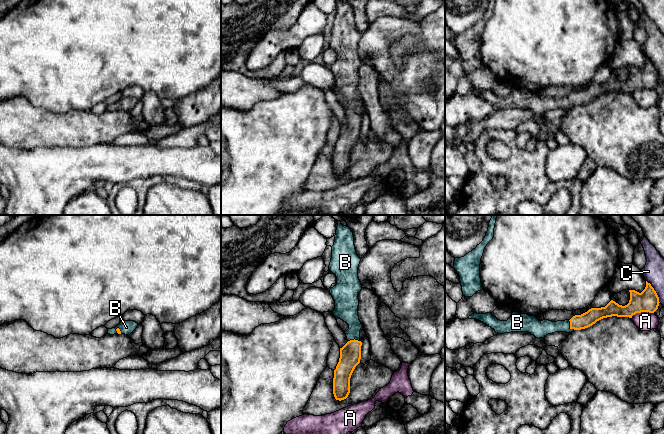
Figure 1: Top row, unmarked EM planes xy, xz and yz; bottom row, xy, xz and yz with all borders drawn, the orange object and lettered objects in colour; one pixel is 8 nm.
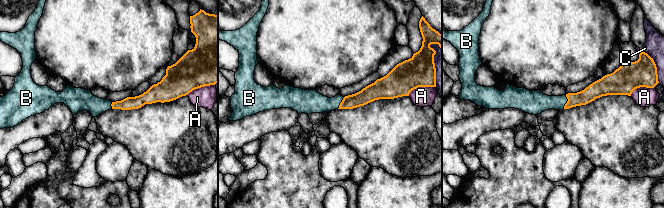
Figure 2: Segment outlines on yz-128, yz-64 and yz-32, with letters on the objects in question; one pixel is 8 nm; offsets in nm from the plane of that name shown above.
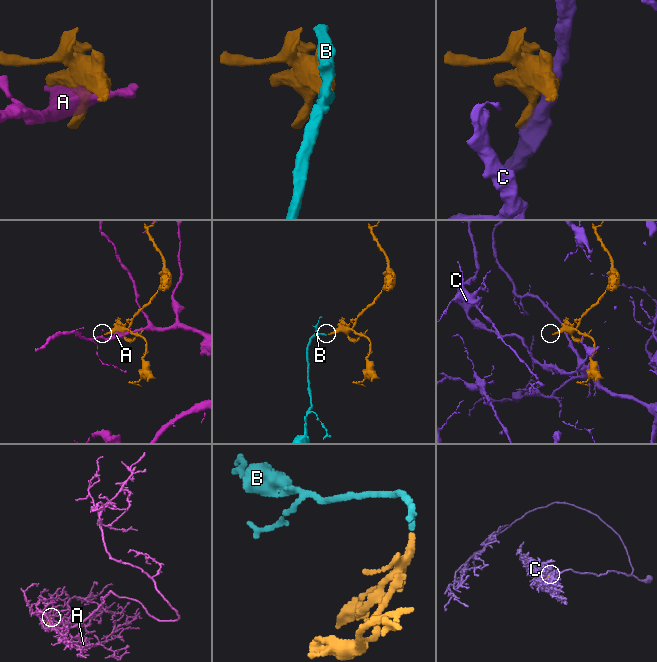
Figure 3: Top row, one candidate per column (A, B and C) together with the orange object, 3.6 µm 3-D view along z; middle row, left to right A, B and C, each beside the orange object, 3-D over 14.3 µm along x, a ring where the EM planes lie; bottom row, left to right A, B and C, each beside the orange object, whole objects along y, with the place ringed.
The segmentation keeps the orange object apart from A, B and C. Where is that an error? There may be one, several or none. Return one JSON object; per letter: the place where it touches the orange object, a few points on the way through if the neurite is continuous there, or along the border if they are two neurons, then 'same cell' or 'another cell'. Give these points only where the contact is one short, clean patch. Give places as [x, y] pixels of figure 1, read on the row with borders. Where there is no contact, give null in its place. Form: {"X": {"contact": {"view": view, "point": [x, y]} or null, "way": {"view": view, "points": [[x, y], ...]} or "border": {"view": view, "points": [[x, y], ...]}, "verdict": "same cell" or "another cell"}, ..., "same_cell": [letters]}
{"A": {"contact": {"view": "yz", "point": [641, 311]}, "verdict": "another cell"}, "B": {"contact": {"view": "yz", "point": [570, 326]}, "way": {"view": "yz", "points": [[587, 319], [570, 326], [554, 326], [539, 329]]}, "verdict": "same cell"}, "C": {"contact": {"view": "yz", "point": [655, 291]}, "verdict": "another cell"}, "same_cell": ["B"]}

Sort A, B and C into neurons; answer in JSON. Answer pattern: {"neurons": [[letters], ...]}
{"neurons": [["A"], ["B"], ["C"]]}

